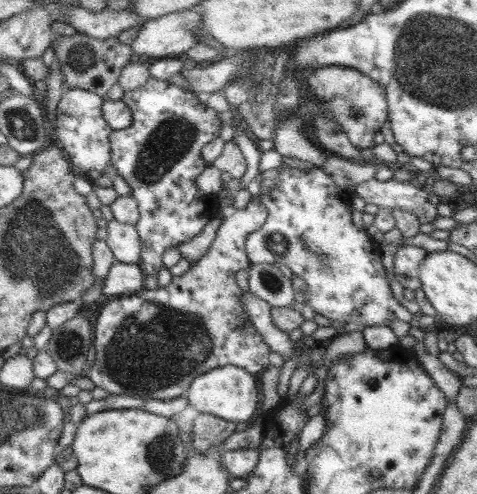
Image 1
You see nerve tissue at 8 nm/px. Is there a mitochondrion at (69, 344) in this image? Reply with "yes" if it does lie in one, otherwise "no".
yes

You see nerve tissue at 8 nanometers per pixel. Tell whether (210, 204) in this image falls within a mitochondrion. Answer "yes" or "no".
no

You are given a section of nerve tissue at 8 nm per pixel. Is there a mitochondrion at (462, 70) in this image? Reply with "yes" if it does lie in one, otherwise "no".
yes

